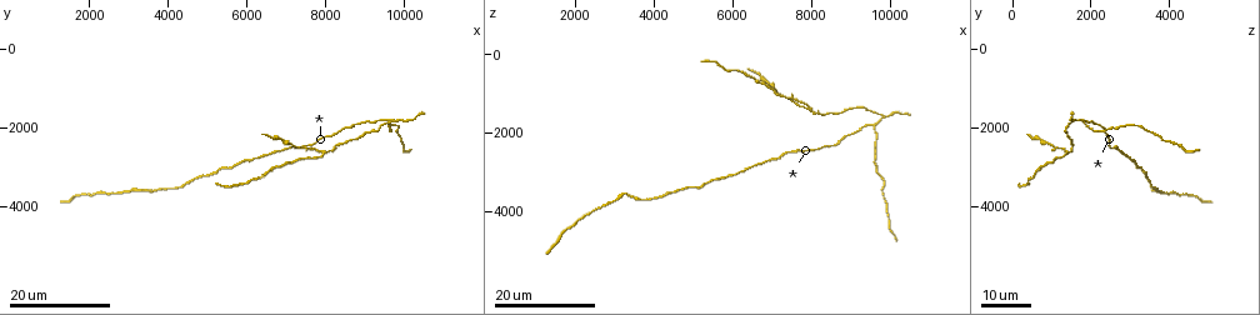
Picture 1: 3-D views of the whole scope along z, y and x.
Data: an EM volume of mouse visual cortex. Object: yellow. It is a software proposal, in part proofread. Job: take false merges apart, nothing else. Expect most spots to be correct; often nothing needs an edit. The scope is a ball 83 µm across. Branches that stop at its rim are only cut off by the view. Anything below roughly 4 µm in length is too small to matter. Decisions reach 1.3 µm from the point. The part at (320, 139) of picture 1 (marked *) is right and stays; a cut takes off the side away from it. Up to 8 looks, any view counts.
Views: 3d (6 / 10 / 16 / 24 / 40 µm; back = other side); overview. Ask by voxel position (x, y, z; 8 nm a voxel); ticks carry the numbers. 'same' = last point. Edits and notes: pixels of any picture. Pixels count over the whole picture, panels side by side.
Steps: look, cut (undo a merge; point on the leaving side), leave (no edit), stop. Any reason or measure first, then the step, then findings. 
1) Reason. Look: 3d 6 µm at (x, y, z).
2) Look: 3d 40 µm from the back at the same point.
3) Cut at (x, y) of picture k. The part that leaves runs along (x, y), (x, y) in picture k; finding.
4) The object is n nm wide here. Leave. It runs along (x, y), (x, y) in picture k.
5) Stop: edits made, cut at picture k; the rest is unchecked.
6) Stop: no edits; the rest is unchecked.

Thin neck. Look: 3d 16 µm at (6550, 3200, 550).

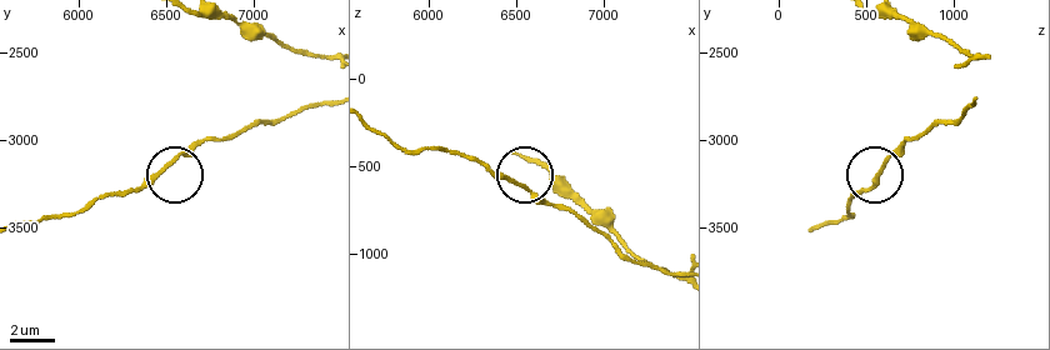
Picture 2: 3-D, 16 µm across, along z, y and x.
Look: 3d 6 µm at (6500, 3160, 580).

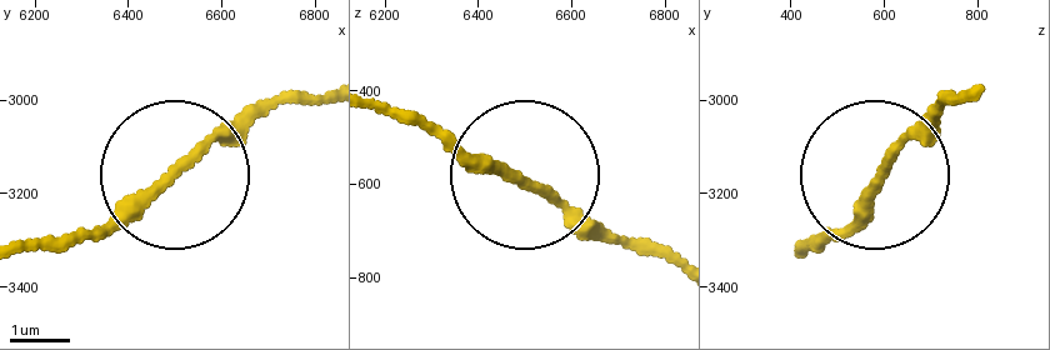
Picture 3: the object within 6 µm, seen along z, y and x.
Leave. It runs along (315, 99), (241, 109), (66, 248) in picture 3; one cell here.

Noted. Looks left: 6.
Sudden change in width. Look: 3d 16 µm at (3000, 3650, 3700).

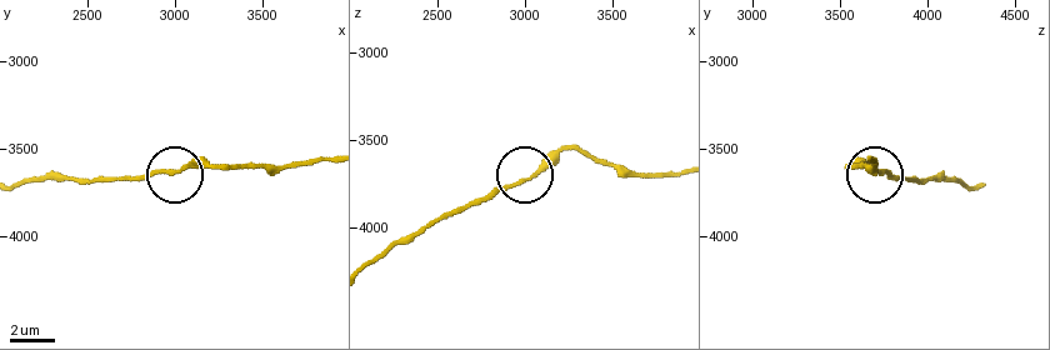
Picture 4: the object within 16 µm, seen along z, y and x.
Look: 3d 6 µm at (3040, 3640, 3720).

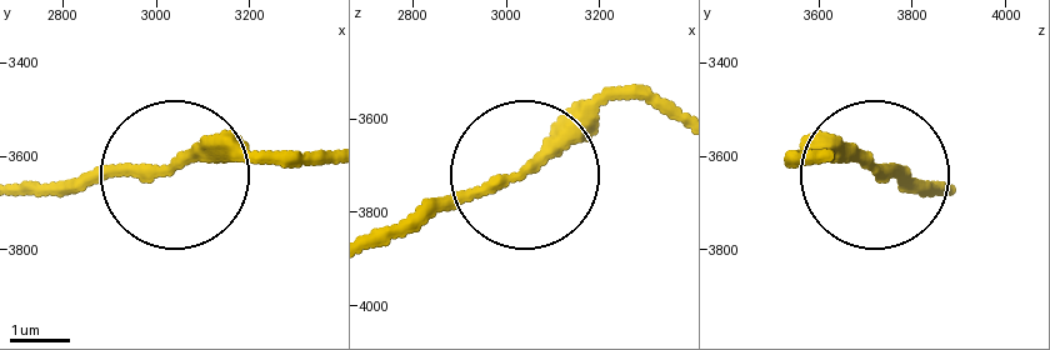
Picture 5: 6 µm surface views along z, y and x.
The object is 210 nm wide here. Leave. It runs along (668, 116), (608, 96), (518, 176), (389, 226) in picture 5; one cell here.

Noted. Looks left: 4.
Sudden change in width. Look: 3d 24 µm at (2250, 3650, 4100).

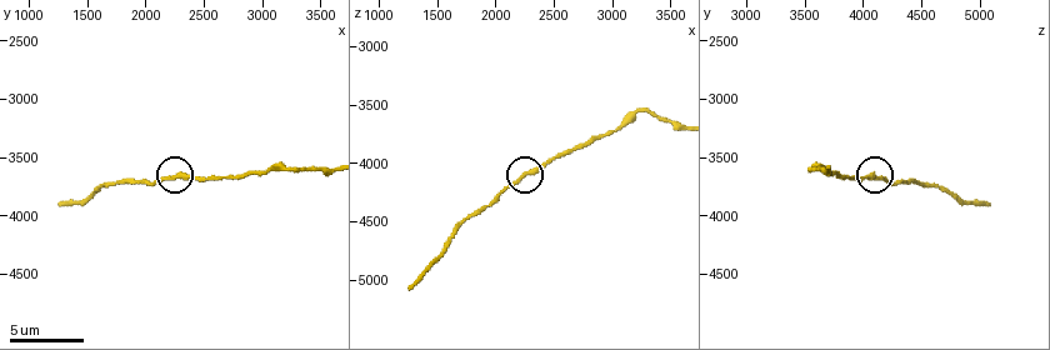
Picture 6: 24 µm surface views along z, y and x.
Look: 3d 6 µm at (2220, 3700, 4120).

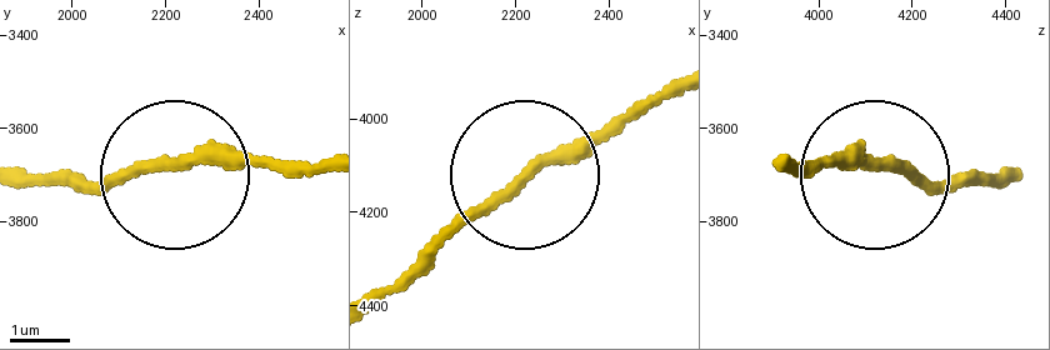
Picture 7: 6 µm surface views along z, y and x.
Leave. Continuous, no second cell.

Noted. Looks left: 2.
Arms part here. Look: 3d 16 µm at (7900, 2600, 1350).

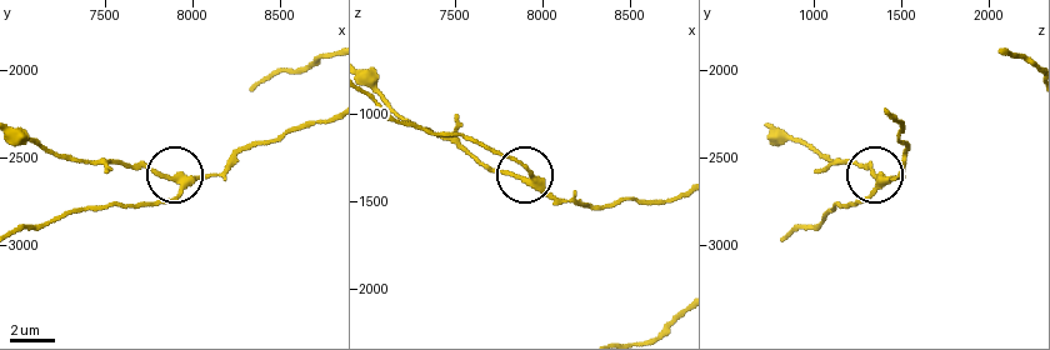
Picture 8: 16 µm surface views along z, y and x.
Look: 3d 6 µm at (7940, 2640, 1380).

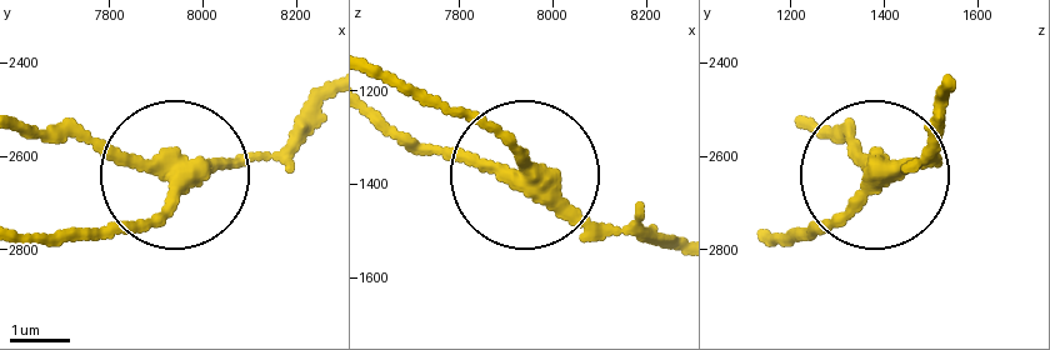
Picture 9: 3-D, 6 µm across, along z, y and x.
Cut at (110, 156) of picture 9. The part that leaves runs along (176, 168), (91, 138), (31, 138) in picture 9; two cells meet here.

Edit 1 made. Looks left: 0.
Stop: edits made, cut at picture 9; the rest is unchecked.

